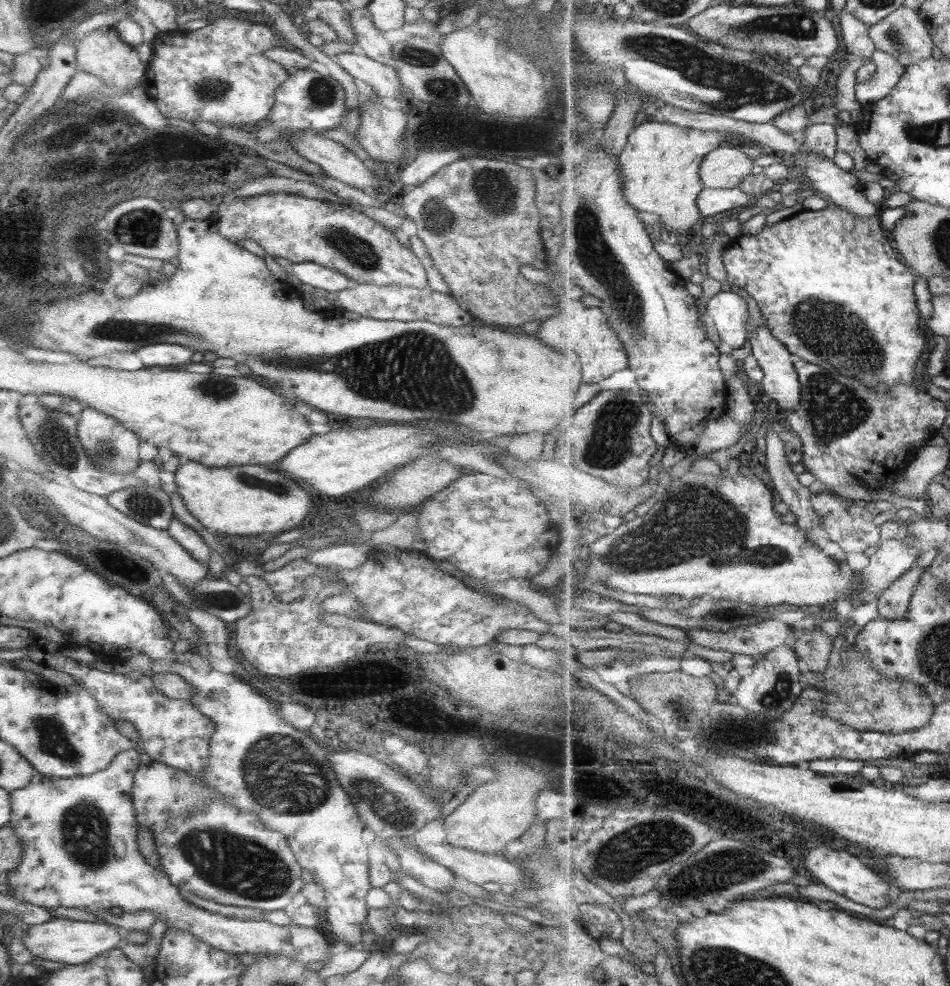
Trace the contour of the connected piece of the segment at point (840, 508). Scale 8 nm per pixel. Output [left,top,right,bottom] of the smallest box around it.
[811,493,881,557]

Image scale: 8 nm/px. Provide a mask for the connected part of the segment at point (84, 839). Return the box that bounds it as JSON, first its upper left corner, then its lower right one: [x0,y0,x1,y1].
[7,748,331,965]

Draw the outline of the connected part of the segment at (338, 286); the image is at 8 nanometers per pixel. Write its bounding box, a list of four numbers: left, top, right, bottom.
[286,262,349,293]

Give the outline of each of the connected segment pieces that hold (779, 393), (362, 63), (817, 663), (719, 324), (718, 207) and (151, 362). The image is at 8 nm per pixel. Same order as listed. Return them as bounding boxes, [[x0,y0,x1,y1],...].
[[749,322,802,411],[335,52,401,100],[792,620,841,671],[706,291,749,349],[697,186,754,217],[134,344,193,368]]

